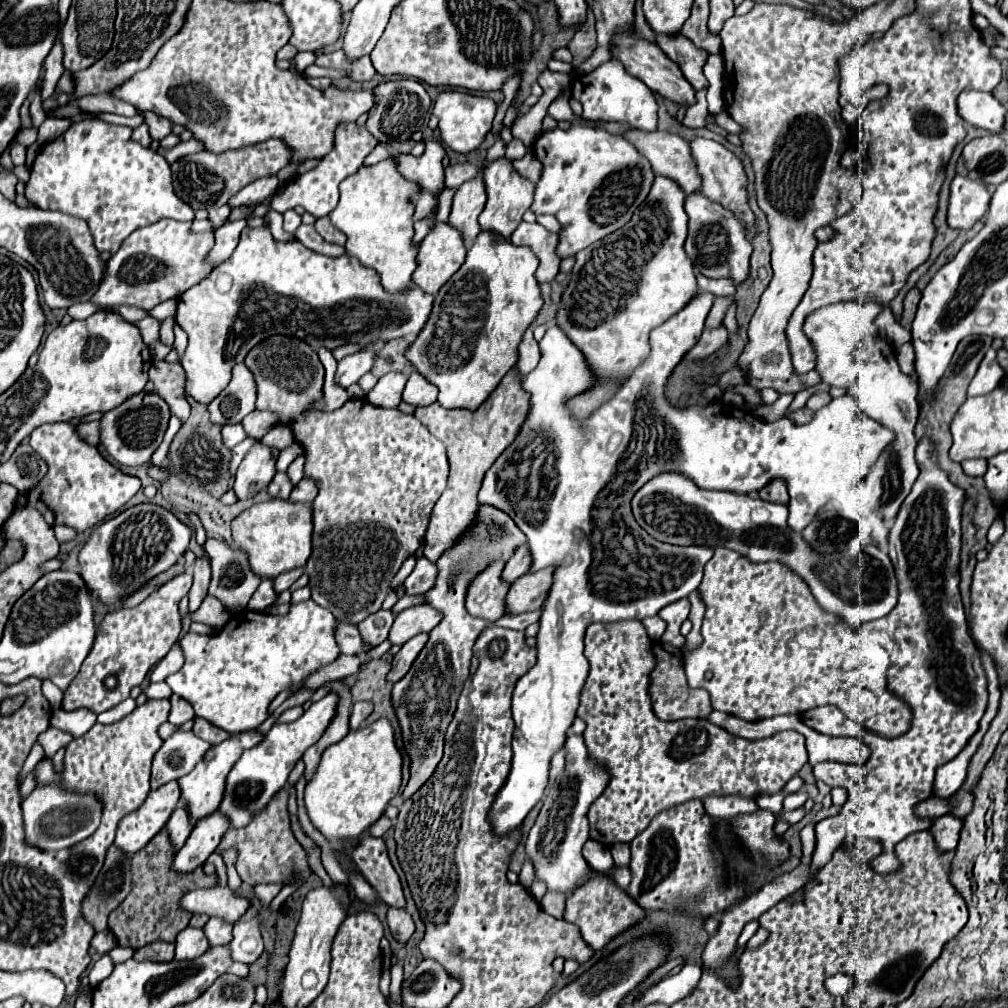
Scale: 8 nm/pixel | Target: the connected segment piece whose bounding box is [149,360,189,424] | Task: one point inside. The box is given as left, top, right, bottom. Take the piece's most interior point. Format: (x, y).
(168, 378)

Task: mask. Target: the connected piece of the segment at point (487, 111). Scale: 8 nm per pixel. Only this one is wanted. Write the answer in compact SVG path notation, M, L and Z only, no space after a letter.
M443 92L433 104L433 114L439 118L439 130L443 142L459 154L469 154L481 146L495 116L495 102L491 98L469 96L467 92Z

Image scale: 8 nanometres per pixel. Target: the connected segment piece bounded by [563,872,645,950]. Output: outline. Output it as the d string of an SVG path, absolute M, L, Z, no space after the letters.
M604 872L596 879L588 881L581 888L577 888L573 894L567 896L563 920L573 922L581 930L581 938L585 940L585 944L591 946L593 950L599 950L613 936L617 936L619 932L623 932L625 928L629 928L637 920L641 920L643 914L645 912L635 902L629 902L629 896L616 886L612 874Z

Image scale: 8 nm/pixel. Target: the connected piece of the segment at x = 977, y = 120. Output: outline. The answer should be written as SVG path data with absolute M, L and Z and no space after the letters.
M979 90L961 92L957 98L957 110L959 116L971 126L1003 134L1005 106L1001 106L991 92L979 92Z

